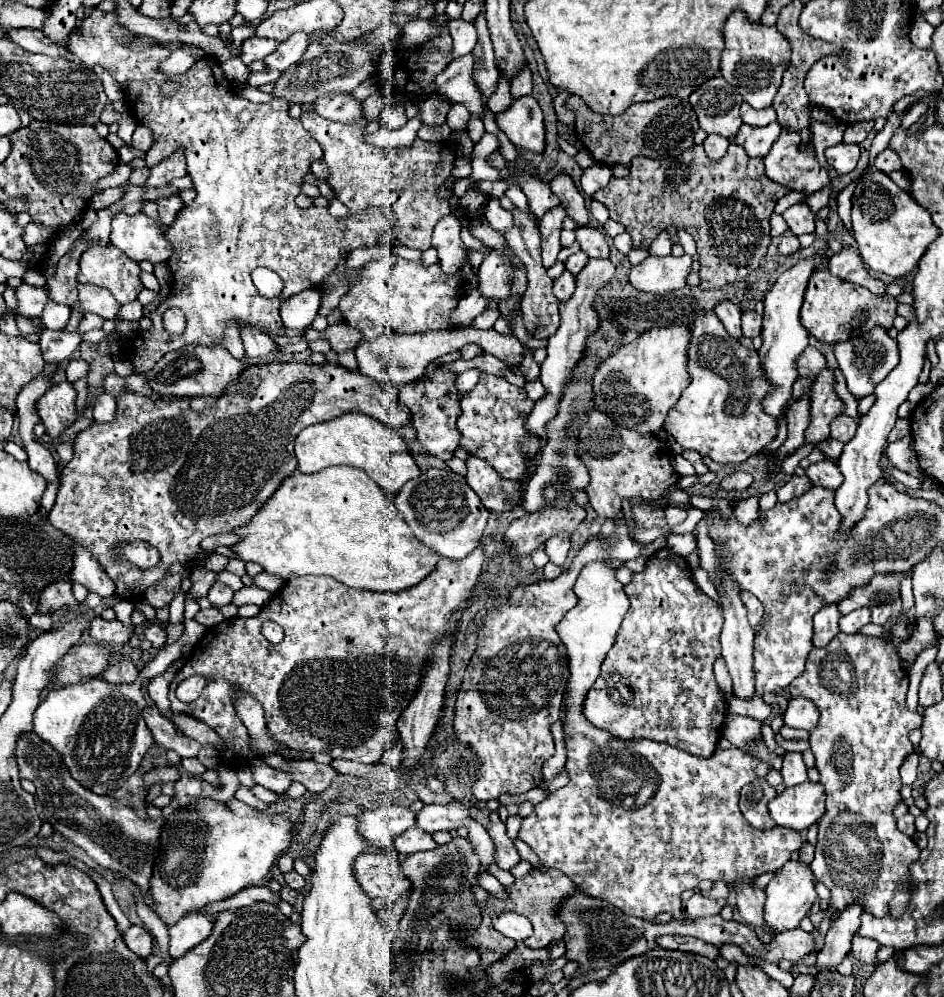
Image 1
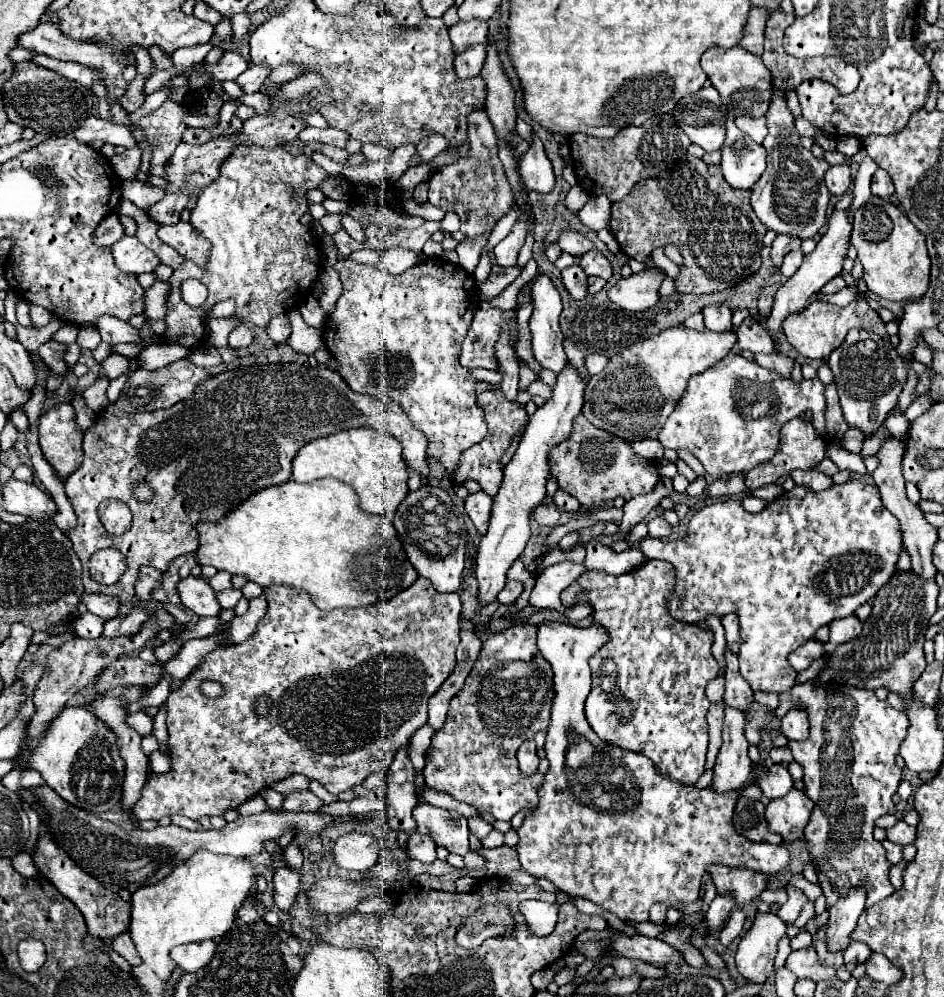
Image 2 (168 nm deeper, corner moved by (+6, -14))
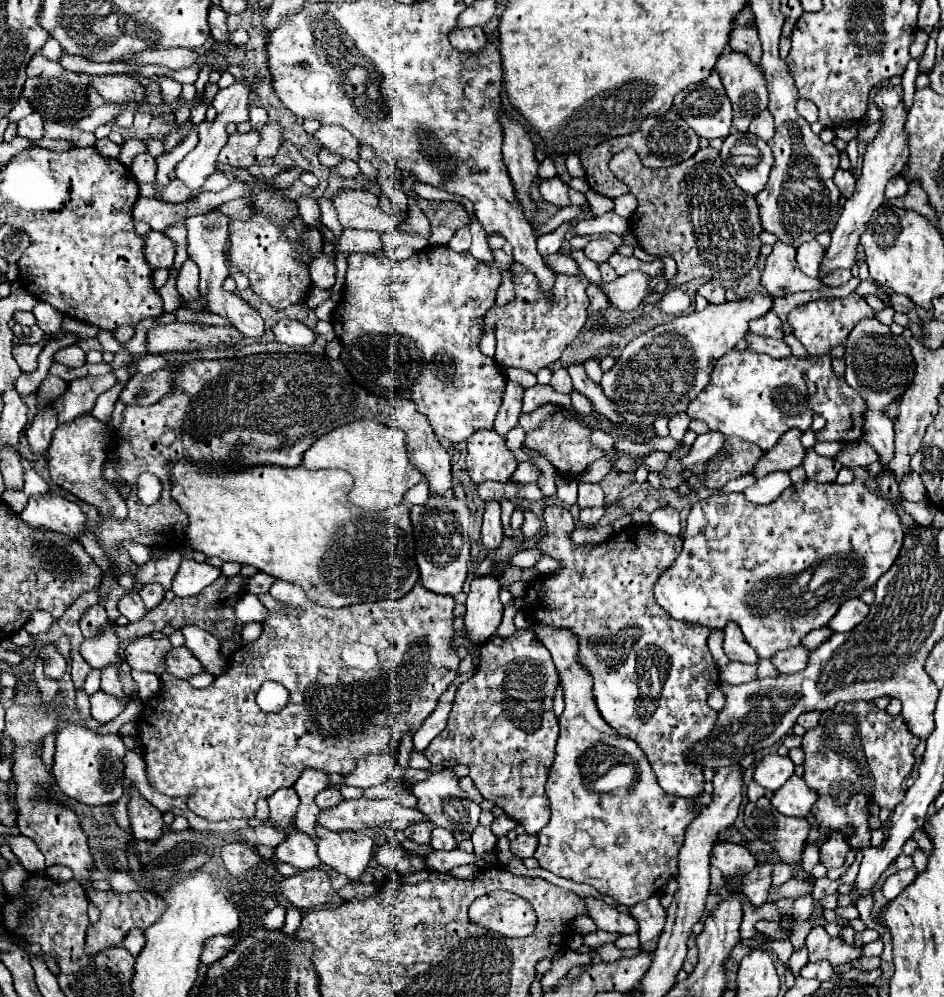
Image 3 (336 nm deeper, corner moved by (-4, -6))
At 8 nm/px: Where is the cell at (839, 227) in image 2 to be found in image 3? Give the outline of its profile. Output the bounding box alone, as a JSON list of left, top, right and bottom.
[820,86,908,274]

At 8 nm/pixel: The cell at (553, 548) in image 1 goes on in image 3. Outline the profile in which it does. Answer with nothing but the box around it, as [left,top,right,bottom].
[580,508,606,526]

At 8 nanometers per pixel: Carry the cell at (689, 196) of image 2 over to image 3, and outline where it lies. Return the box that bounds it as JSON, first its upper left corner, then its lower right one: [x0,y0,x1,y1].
[608,146,762,288]

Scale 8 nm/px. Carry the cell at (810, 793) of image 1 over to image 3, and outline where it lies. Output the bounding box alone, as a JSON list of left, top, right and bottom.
[772,776,818,818]

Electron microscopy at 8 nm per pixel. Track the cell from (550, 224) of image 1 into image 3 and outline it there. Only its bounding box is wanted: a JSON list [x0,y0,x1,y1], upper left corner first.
[494,382,524,436]

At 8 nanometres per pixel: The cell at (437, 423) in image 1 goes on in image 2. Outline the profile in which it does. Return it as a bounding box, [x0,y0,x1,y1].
[324,258,486,478]

